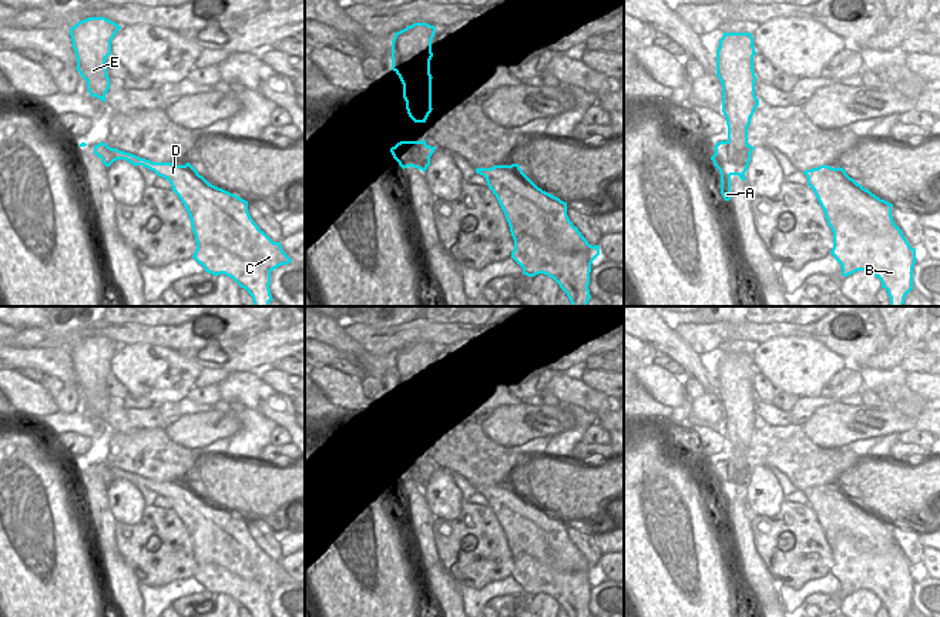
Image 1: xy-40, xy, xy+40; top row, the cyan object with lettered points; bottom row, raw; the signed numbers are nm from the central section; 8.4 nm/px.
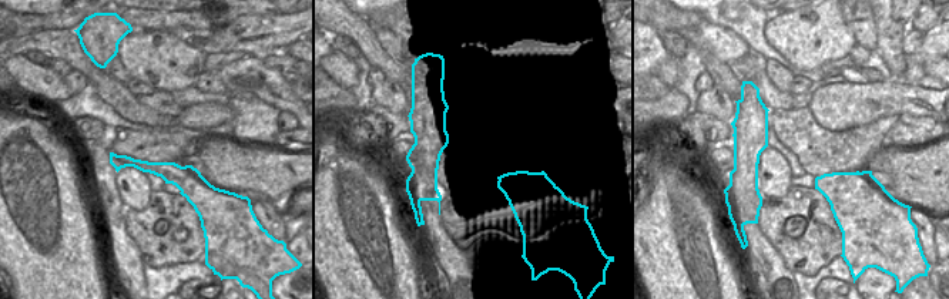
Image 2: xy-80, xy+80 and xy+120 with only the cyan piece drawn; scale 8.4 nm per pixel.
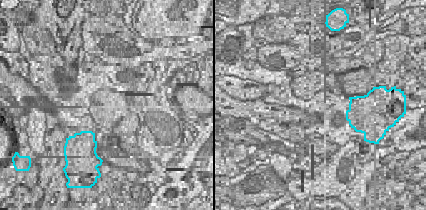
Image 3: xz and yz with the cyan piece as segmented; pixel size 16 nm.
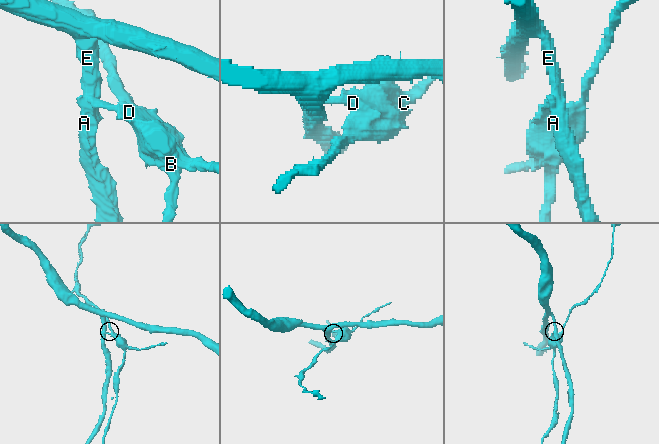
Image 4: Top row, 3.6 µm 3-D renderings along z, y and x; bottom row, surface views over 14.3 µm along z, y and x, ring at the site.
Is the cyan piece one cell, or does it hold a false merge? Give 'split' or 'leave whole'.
split

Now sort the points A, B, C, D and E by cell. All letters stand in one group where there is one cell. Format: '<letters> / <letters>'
A C D E / B

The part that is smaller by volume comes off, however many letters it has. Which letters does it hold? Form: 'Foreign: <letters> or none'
Foreign: B.

